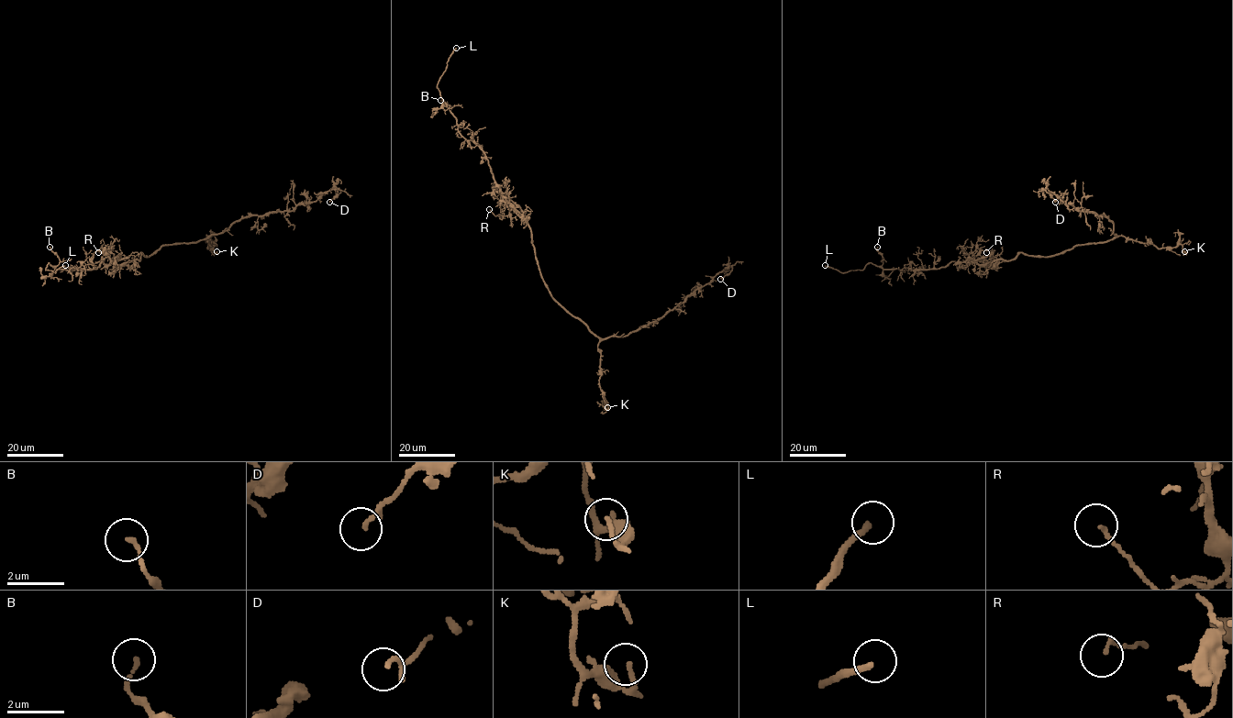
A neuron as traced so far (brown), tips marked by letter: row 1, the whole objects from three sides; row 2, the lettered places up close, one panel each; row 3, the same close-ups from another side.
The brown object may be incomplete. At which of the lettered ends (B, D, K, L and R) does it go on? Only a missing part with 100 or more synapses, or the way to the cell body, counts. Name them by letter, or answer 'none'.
L

